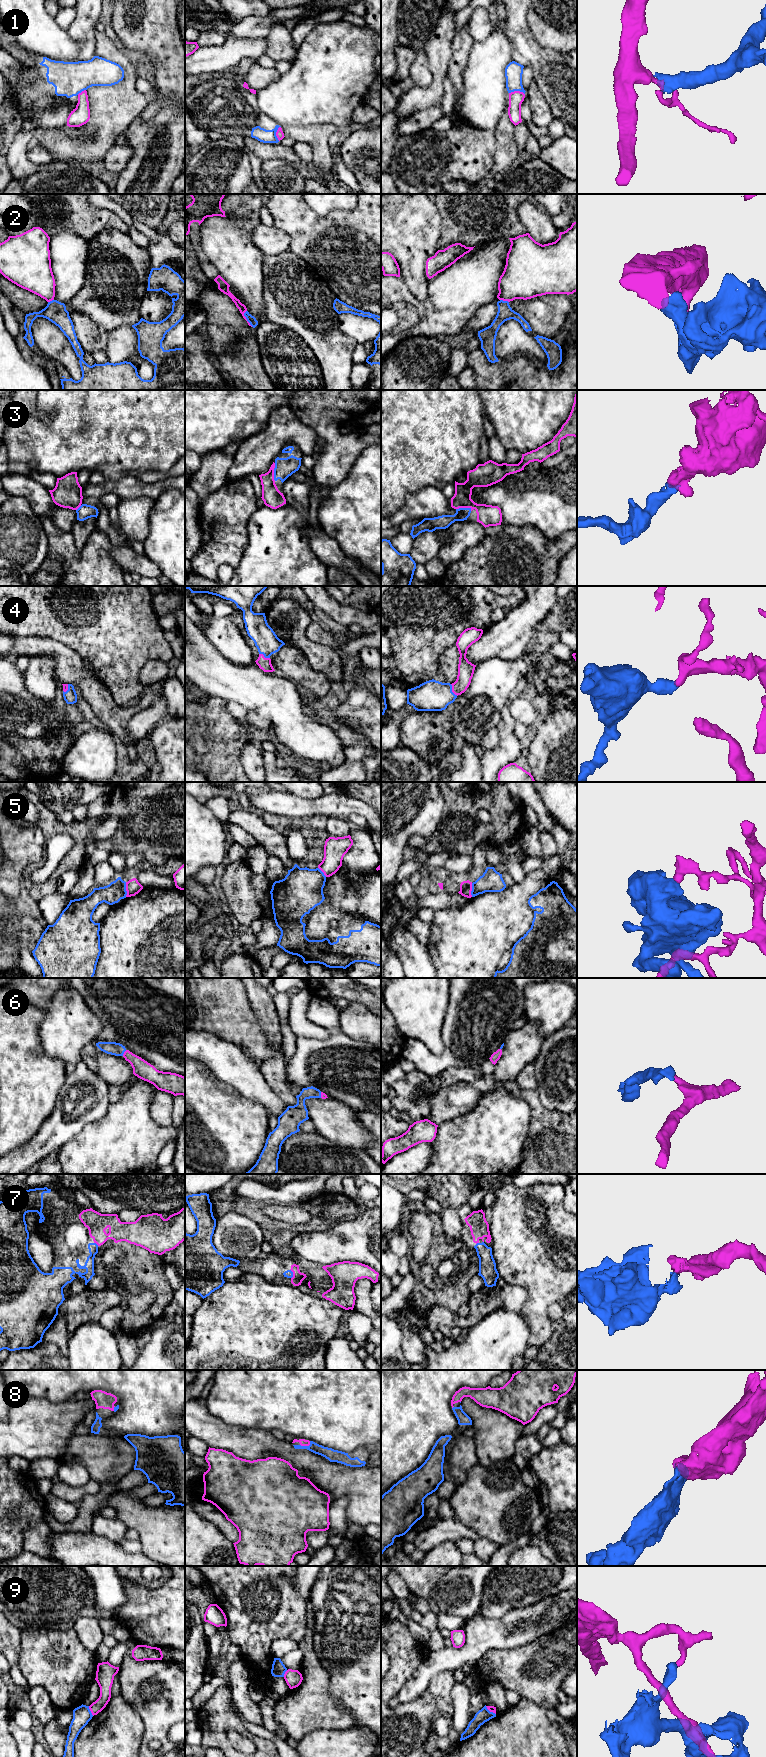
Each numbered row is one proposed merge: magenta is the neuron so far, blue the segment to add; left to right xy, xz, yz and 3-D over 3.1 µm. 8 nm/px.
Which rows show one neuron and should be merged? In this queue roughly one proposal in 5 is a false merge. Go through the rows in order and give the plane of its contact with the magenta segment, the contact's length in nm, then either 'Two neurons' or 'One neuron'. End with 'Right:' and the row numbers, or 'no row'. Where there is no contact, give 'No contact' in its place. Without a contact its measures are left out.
1: Touches magenta in yz. Shared border 130 nm. Two neurons
2: Touches magenta in xz. Shared border 140 nm. Two neurons
3: Touches magenta in xz. Shared border 140 nm. One neuron
4: Touches magenta in yz. Shared border 110 nm. One neuron
5: Touches magenta in xy. Shared border 120 nm. Two neurons
6: Touches magenta in xy. Shared border 60 nm. One neuron
7: Touches magenta in xz. Shared border 80 nm. One neuron
8: Touches magenta in xz. Shared border 90 nm. One neuron
9: Touches magenta in xy. Shared border 90 nm. Two neurons
Right: 3, 4, 6, 7, 8

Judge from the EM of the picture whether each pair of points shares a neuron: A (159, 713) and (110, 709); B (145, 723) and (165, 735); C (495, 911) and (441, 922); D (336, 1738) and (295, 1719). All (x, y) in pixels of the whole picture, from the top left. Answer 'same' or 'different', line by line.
A: different
B: different
C: same
D: different

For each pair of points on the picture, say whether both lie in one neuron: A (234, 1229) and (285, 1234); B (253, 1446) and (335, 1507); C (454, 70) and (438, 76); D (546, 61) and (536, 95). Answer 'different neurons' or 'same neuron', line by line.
A: different neurons
B: different neurons
C: different neurons
D: different neurons

